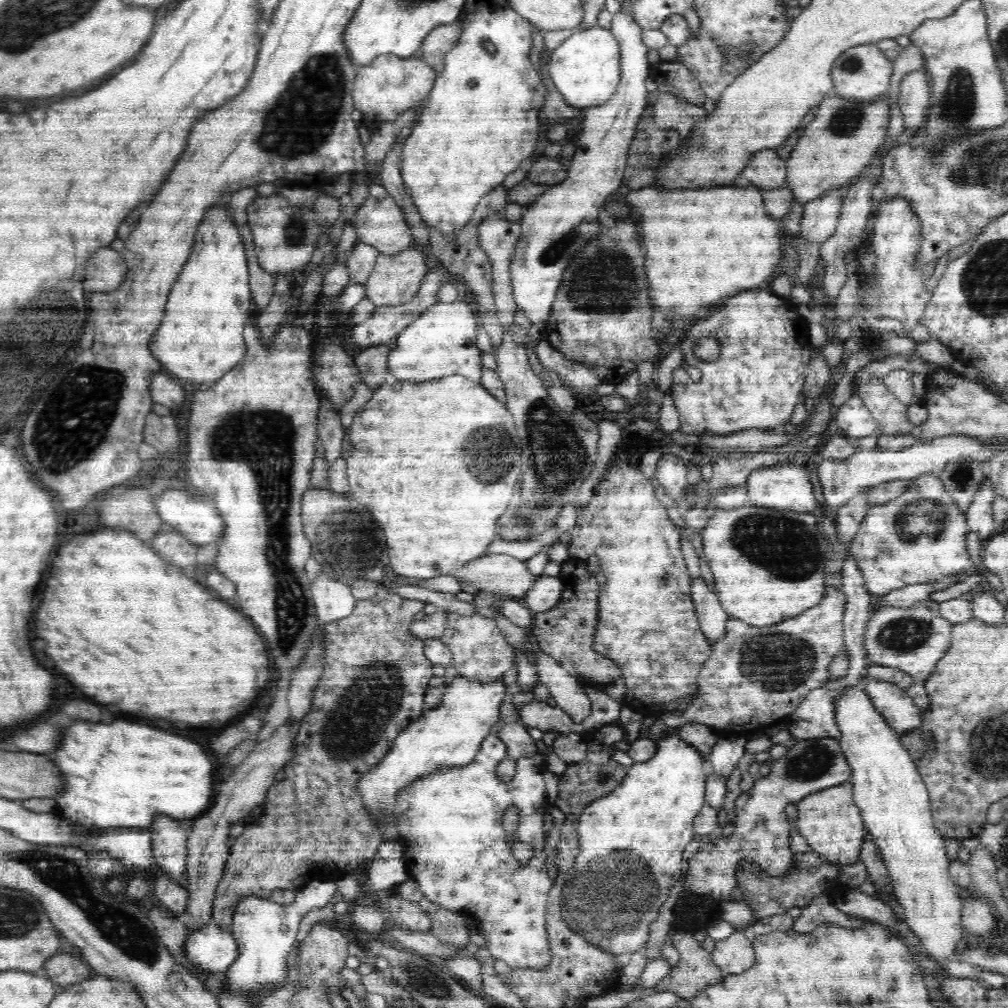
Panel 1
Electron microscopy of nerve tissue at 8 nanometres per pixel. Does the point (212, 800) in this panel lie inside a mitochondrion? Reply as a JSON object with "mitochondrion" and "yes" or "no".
{"mitochondrion":"no"}

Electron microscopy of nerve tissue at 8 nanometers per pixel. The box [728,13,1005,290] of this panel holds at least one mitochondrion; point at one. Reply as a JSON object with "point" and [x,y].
{"point":[956,109]}

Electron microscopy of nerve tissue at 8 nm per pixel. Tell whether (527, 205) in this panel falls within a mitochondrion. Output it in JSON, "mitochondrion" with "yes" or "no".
{"mitochondrion":"no"}

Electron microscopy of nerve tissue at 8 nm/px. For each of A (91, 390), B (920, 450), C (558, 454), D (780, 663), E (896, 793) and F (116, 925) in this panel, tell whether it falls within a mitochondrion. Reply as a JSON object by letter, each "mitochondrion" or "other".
{"A":"mitochondrion","B":"other","C":"mitochondrion","D":"mitochondrion","E":"other","F":"mitochondrion"}

